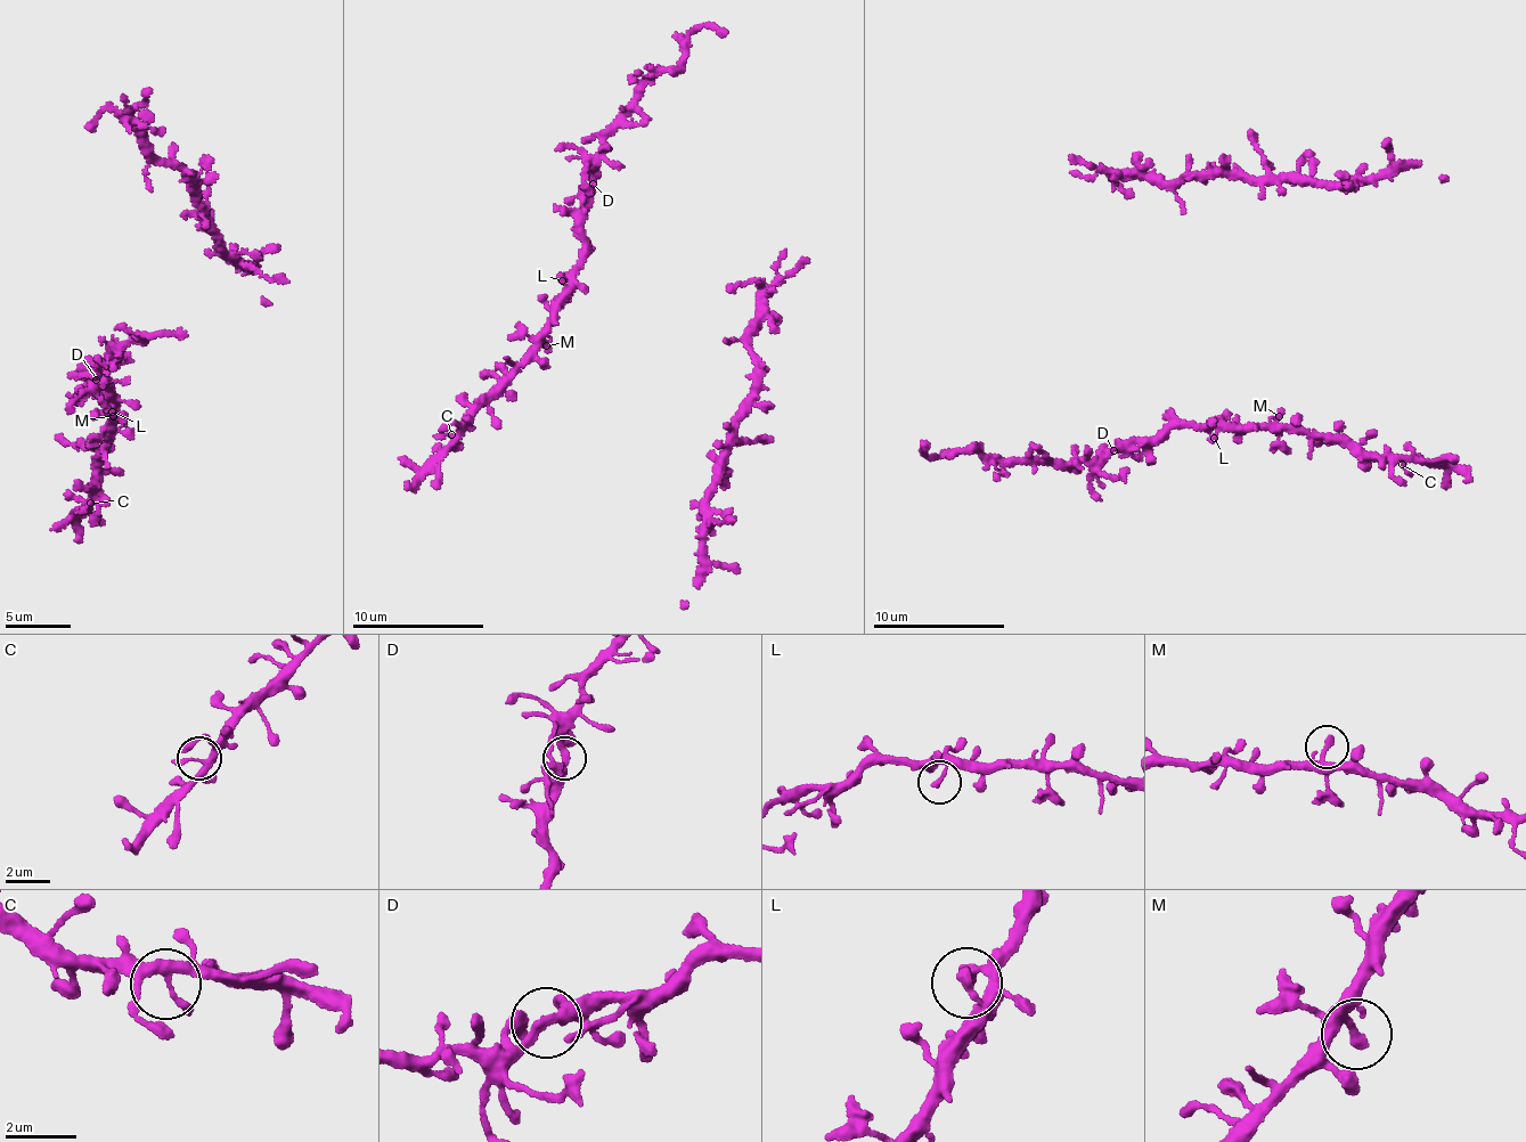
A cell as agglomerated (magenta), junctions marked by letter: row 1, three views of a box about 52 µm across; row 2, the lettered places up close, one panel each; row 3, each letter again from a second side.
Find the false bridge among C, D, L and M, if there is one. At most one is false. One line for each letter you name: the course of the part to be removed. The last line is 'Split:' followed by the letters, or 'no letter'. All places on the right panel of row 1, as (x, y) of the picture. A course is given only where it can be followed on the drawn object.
Split: no letter

